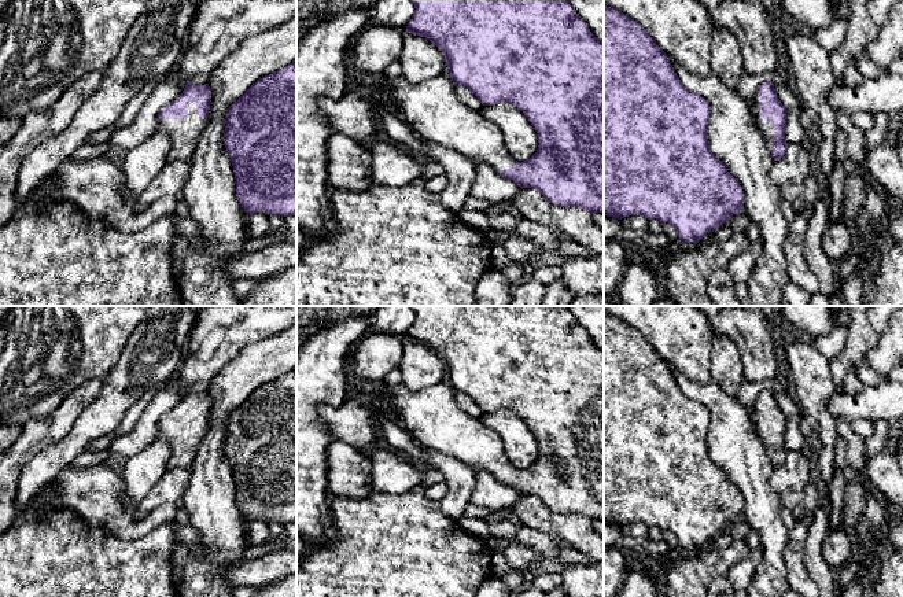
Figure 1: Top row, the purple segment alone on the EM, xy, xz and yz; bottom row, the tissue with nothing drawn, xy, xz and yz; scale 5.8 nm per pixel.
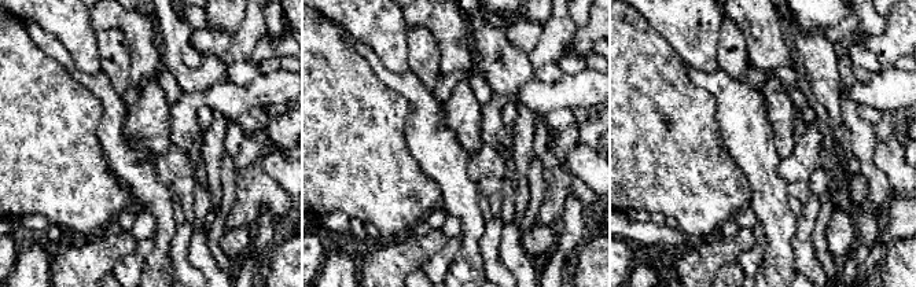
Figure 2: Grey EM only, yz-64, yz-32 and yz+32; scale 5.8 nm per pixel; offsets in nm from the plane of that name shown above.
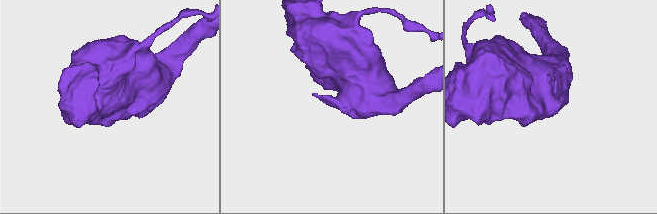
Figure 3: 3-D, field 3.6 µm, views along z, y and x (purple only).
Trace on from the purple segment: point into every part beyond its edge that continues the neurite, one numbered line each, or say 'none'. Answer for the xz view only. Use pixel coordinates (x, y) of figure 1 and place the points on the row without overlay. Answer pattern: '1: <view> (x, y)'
1: xz (431, 417)

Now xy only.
1: xy (184, 441)

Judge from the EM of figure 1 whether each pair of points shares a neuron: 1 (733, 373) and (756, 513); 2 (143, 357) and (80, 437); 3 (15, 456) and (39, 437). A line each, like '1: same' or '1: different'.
1: different
2: same
3: same

